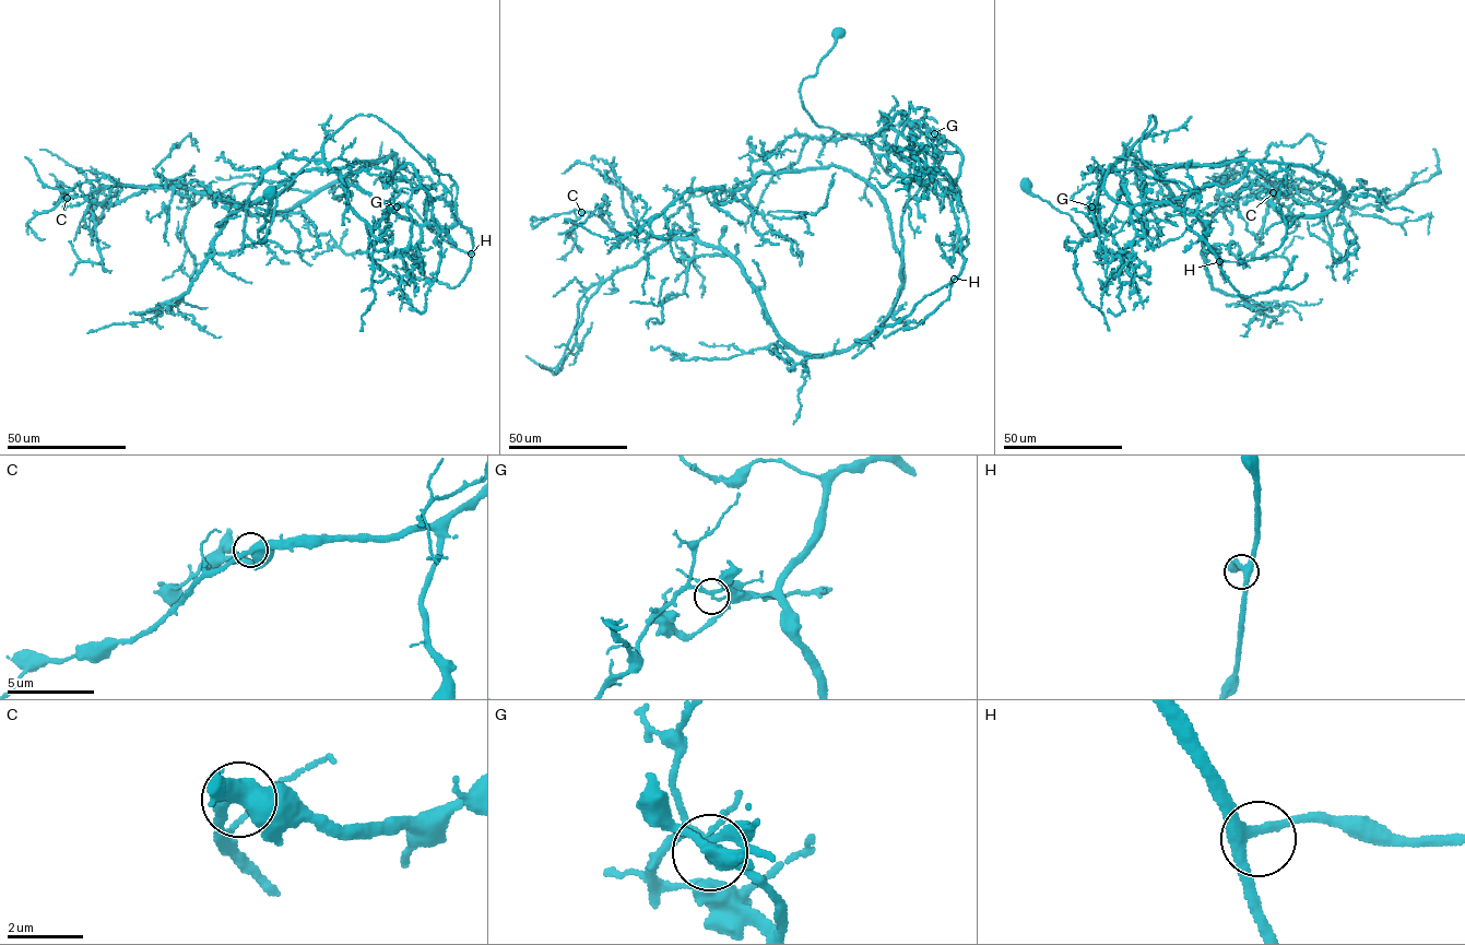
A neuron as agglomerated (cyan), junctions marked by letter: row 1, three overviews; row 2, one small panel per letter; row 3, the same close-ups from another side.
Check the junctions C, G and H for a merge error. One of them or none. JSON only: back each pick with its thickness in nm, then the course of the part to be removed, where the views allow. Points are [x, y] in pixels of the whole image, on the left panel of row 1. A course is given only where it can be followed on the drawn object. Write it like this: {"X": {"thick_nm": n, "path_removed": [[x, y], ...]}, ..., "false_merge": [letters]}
{"G": {"thick_nm": 180, "path_removed": [[397, 207], [374, 228], [323, 161], [356, 116], [450, 175], [471, 234], [452, 288], [392, 264]]}, "false_merge": ["G"]}

